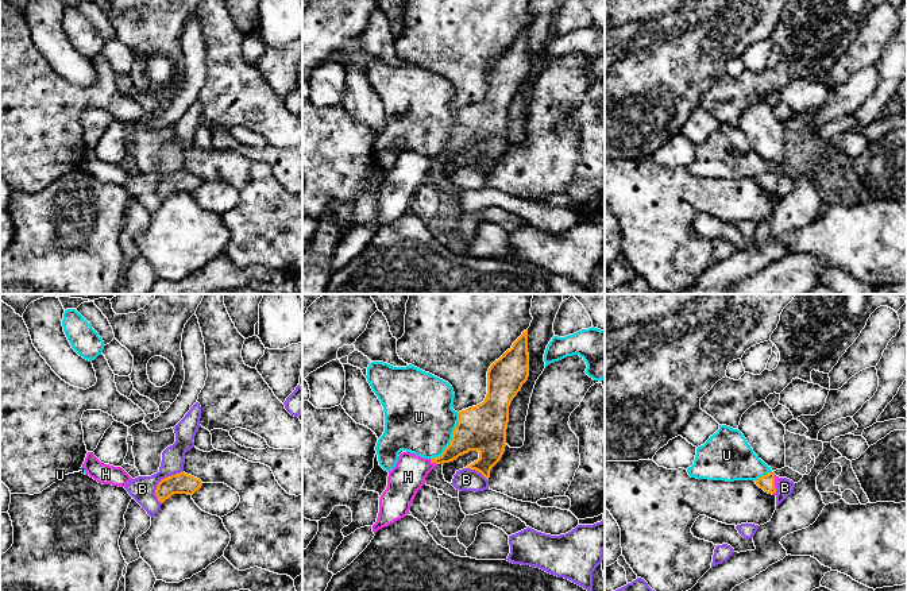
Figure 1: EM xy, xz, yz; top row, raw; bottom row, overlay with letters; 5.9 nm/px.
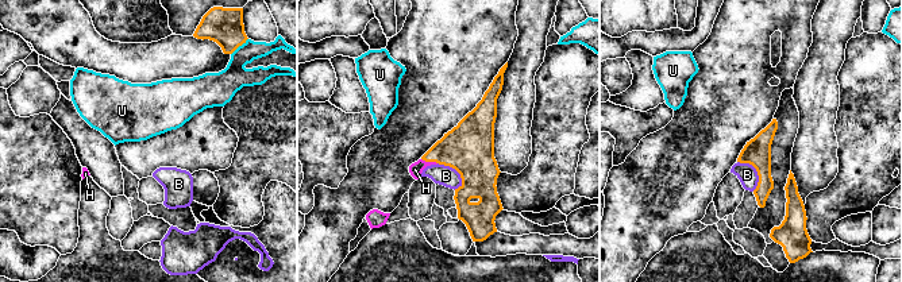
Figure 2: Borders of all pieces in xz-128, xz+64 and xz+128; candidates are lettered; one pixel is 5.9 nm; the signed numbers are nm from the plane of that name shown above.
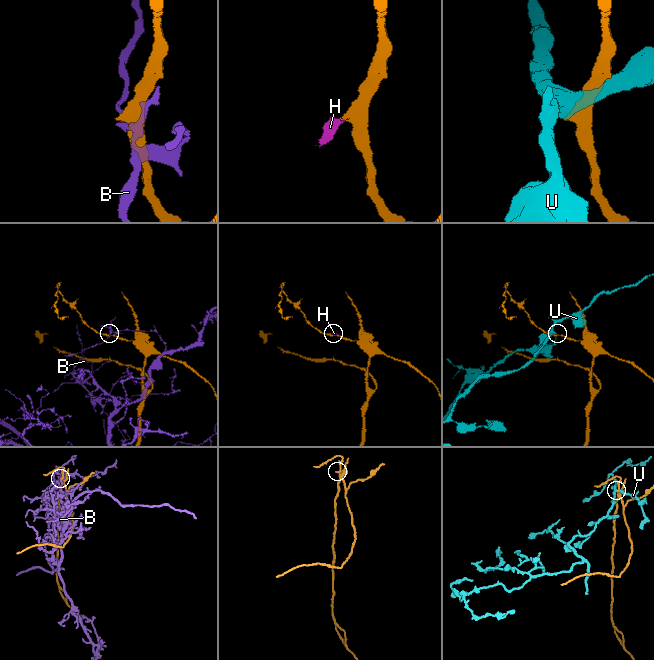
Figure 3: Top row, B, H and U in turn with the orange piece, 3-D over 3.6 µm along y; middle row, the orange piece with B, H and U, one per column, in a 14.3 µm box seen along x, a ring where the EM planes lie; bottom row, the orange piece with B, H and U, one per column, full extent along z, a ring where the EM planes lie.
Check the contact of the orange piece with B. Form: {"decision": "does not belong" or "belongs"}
{"decision": "does not belong"}

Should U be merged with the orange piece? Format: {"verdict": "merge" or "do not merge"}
{"verdict": "do not merge"}

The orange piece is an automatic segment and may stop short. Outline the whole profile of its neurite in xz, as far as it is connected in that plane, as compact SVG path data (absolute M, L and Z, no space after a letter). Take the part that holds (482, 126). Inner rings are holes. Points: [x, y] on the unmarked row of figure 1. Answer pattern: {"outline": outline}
{"outline": "M528 27L513 40L487 69L487 92L482 101L459 109L459 119L454 127L449 143L439 155L424 157L410 150L398 154L395 165L389 169L387 185L379 196L379 210L373 224L356 227L344 235L328 262L328 269L336 273L350 263L371 240L375 231L408 213L417 189L425 182L425 175L437 163L454 159L470 148L478 148L479 157L466 166L480 170L487 178L491 166L501 158L506 144L506 127L509 120L509 104L529 74Z"}

